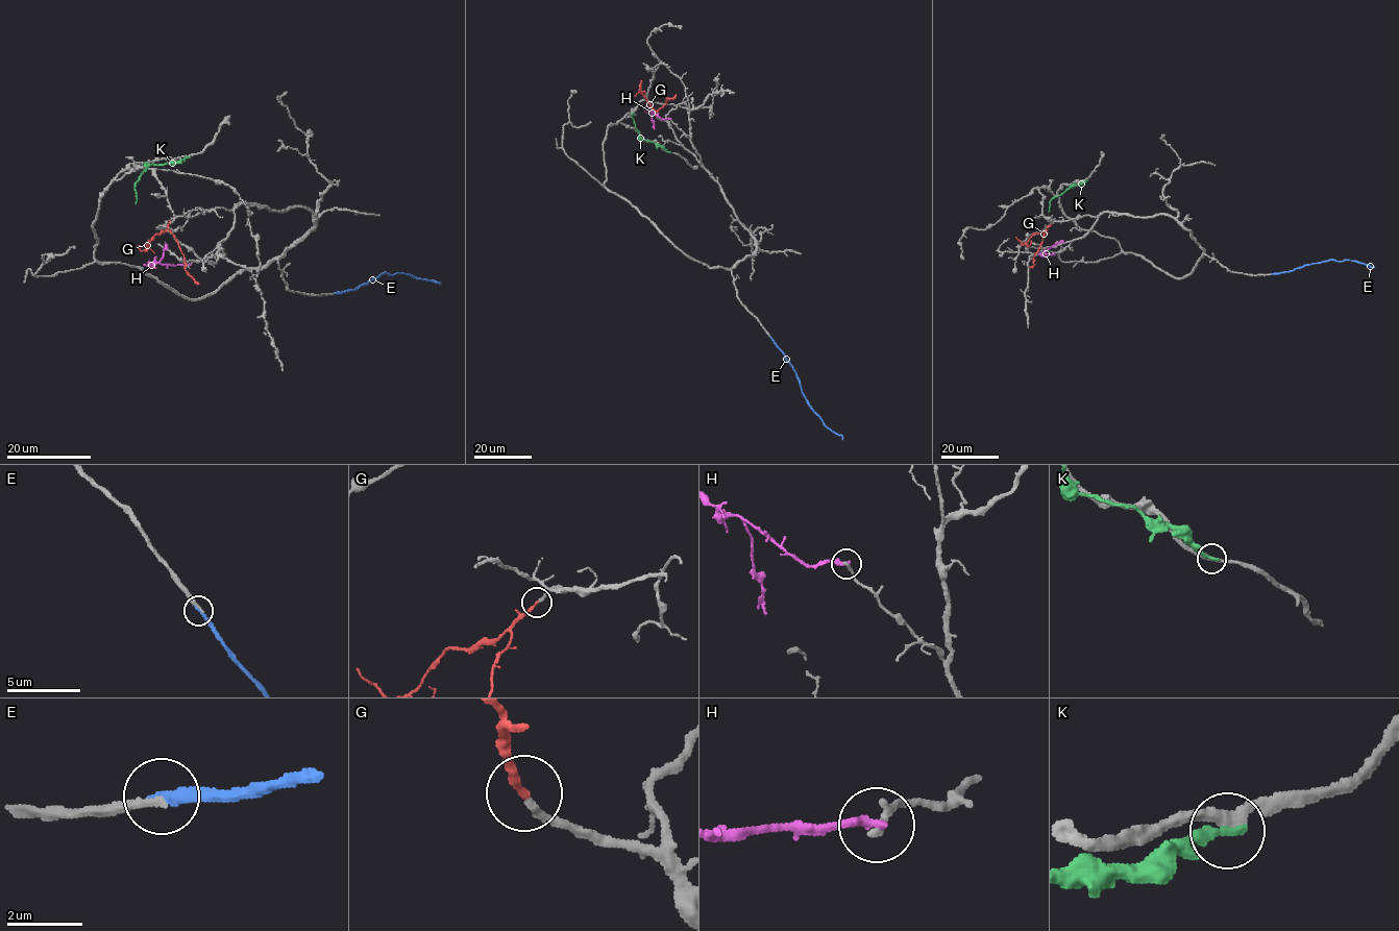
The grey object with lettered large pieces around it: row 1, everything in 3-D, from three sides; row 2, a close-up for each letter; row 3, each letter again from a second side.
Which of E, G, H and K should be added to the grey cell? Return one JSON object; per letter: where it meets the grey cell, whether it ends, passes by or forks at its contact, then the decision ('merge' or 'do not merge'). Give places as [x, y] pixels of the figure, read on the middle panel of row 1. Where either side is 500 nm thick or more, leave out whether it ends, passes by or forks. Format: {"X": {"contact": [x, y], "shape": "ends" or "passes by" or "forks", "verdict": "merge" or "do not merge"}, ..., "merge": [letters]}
{"E": {"contact": [770, 338], "shape": "ends", "verdict": "merge"}, "G": {"contact": [656, 116], "shape": "ends", "verdict": "merge"}, "H": {"contact": [670, 119], "shape": "ends", "verdict": "do not merge"}, "K": {"contact": [668, 152], "shape": "ends", "verdict": "do not merge"}, "merge": ["E", "G"]}

